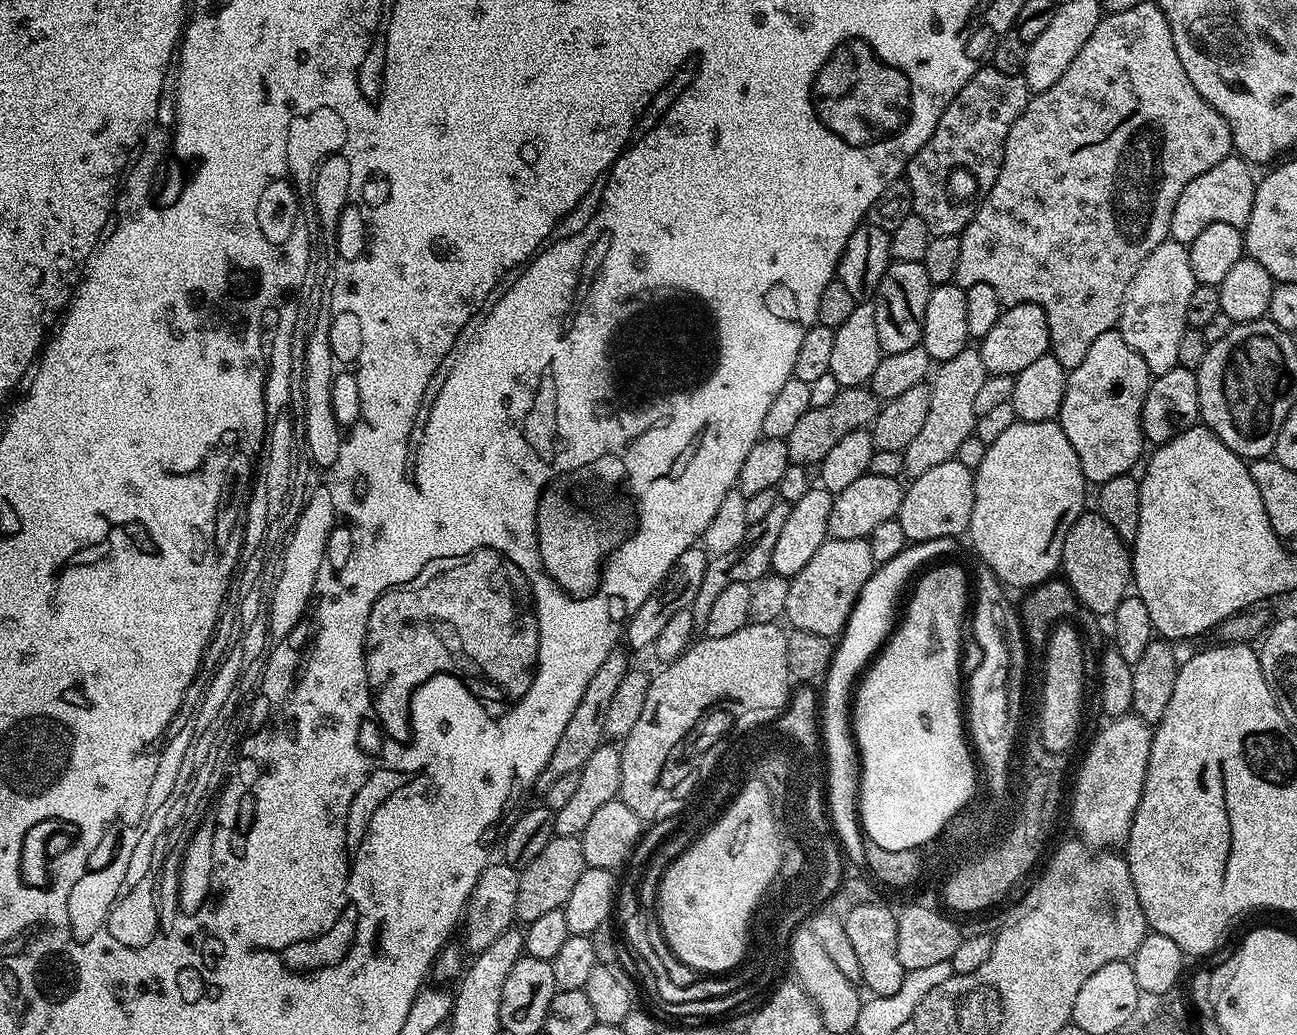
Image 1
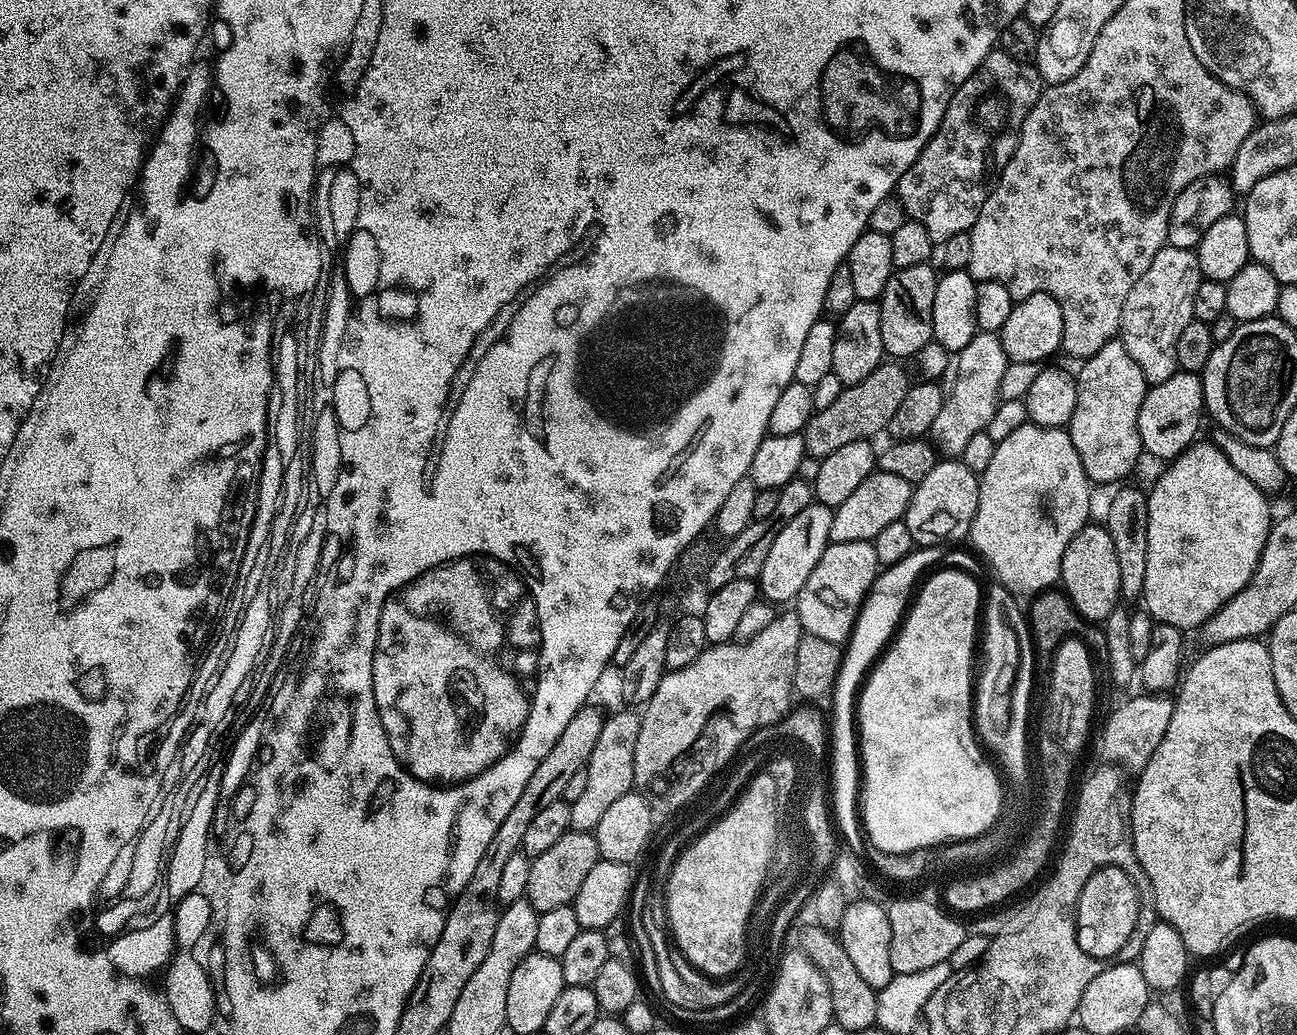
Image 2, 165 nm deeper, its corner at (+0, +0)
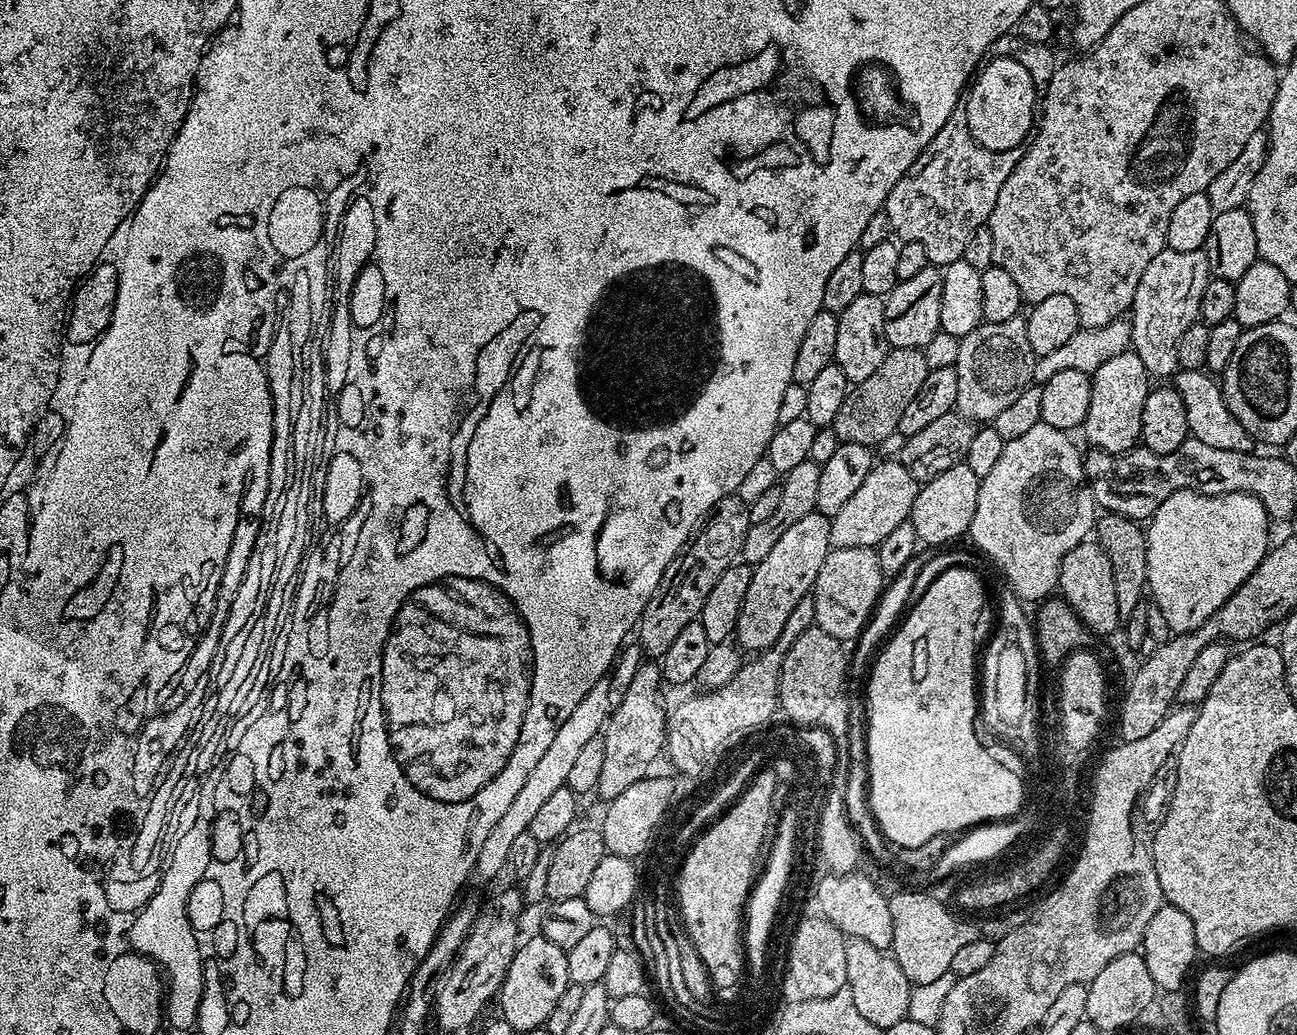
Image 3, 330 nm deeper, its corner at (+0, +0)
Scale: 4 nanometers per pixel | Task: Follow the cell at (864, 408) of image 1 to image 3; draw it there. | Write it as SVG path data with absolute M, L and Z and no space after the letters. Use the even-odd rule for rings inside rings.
M889 347L882 358L882 366L878 366L866 382L855 385L849 391L846 402L842 402L842 410L838 410L838 418L834 418L830 425L832 431L842 444L858 442L875 446L884 438L889 438L899 429L906 406L910 406L922 382L926 382L929 371L921 349Z

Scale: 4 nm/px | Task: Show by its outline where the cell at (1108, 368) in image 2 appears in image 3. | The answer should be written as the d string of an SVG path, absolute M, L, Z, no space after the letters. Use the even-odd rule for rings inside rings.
M1131 350L1114 354L1114 358L1102 362L1091 377L1090 410L1086 410L1082 425L1085 438L1093 449L1102 452L1128 452L1137 447L1141 443L1142 406L1146 406L1150 391L1150 377L1146 366L1142 366L1142 358Z

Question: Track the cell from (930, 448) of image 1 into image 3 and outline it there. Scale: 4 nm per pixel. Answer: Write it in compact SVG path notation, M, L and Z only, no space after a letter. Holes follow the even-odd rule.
M1017 318L1010 322L993 324L981 322L970 334L960 337L960 349L955 367L958 374L955 411L973 422L995 422L998 414L1002 414L1002 410L1006 410L1006 406L1011 406L1014 398L1018 398L1018 394L1022 394L1022 390L1029 387L1033 363L1030 340L1026 338L1026 319Z

